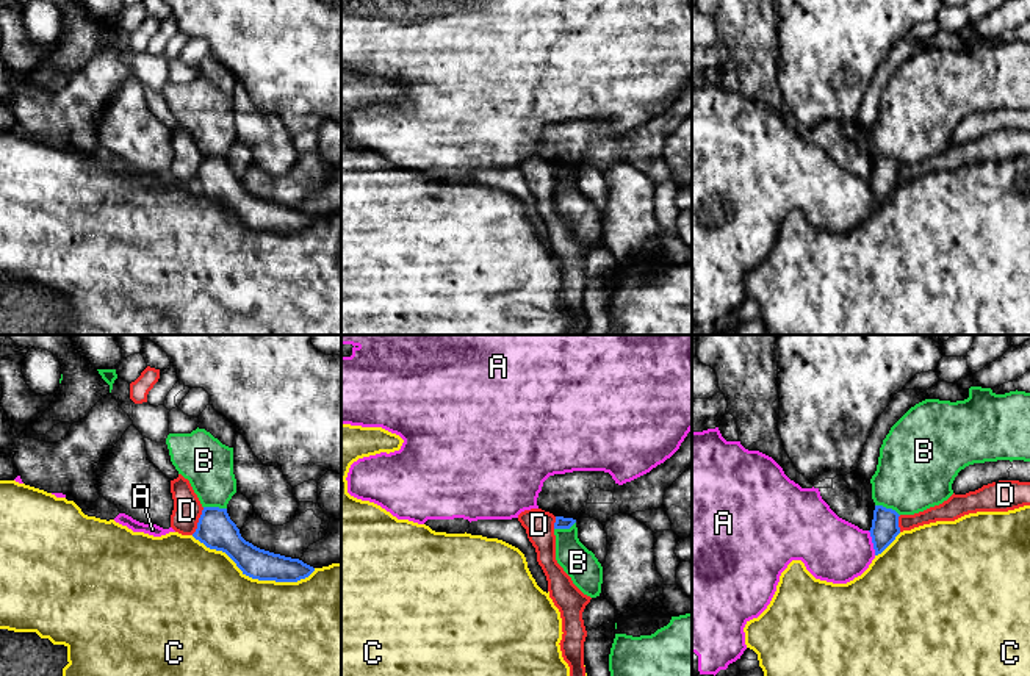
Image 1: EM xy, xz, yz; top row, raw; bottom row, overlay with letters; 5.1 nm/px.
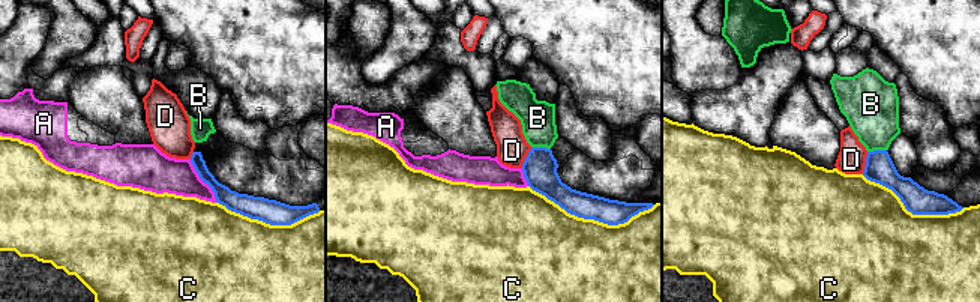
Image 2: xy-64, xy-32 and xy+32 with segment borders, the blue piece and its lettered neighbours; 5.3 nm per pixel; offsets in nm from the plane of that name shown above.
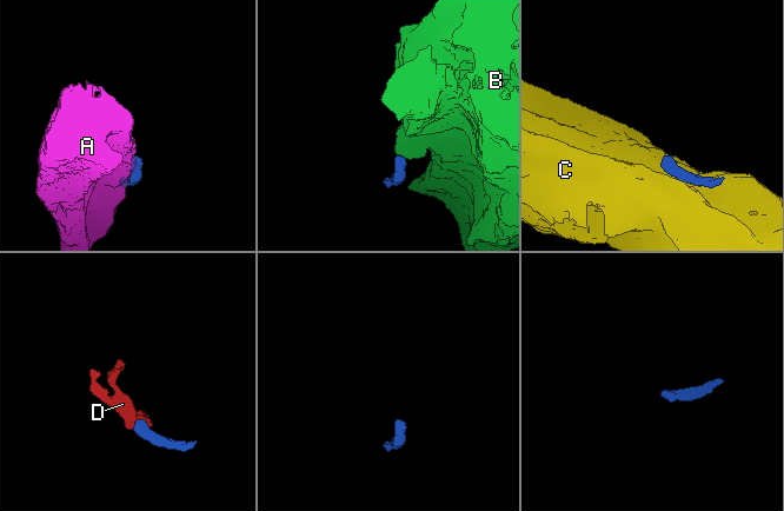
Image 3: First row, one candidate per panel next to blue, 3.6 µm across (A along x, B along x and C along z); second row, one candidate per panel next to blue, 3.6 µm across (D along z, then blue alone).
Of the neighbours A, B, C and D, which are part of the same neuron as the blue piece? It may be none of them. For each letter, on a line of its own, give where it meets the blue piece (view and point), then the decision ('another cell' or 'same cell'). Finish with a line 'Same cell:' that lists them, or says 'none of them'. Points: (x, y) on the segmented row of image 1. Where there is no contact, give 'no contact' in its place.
A: yz (872, 542) | another cell
B: yz (888, 509) | another cell
C: xy (254, 578) | another cell
D: xy (199, 521) | another cell
Same cell: none of them

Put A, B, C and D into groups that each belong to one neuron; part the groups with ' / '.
A / B / C / D

